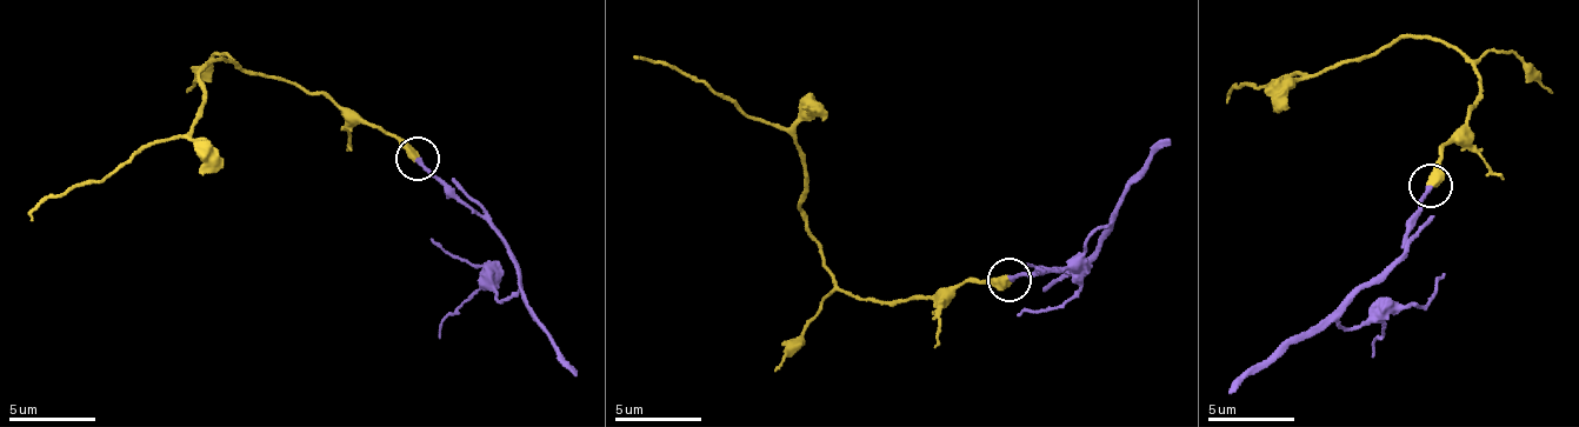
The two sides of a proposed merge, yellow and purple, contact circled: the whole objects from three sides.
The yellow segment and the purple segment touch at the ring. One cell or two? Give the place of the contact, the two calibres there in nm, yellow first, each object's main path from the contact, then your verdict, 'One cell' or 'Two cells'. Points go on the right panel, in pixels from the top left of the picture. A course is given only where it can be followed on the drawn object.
Place: (1430, 186). Thickness 500 nm (yellow) against 260 nm. Course of yellow: (1431, 187), (1438, 153), (1477, 100), (1459, 53), (1400, 37), (1314, 72), (1247, 80), (1227, 104). Course of purple: (1431, 187), (1405, 249), (1351, 300), (1338, 321), (1347, 329), (1405, 306), (1418, 308), (1444, 274). One cell

